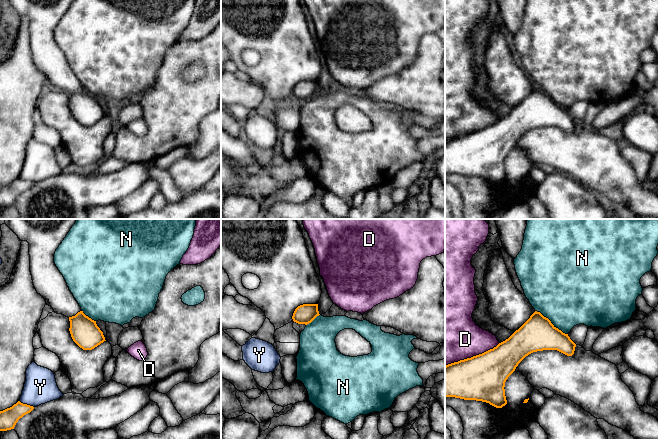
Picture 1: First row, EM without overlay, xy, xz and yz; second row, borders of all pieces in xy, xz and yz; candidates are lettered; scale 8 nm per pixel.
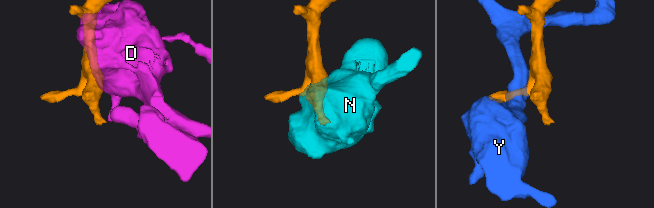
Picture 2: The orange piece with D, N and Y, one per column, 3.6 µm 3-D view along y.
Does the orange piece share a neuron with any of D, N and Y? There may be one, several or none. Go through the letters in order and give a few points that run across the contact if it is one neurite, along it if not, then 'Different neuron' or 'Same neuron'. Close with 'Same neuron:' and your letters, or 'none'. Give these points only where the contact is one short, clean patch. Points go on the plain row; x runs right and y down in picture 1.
D: Different neuron
N: Line: yz (535, 86), (539, 87), (556, 103), (567, 110). Different neuron
Y: Different neuron
Same neuron: none

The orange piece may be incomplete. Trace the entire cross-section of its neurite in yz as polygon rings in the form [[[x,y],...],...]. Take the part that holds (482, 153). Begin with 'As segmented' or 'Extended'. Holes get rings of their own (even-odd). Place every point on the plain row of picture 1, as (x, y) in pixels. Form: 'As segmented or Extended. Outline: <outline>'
As segmented. Outline: [[[535,87],[518,106],[493,125],[446,141],[445,173],[482,177],[496,184],[502,184],[507,180],[505,158],[526,132],[543,126],[557,126],[567,132],[572,132],[575,123],[576,120],[568,110],[563,109],[548,94]]]

